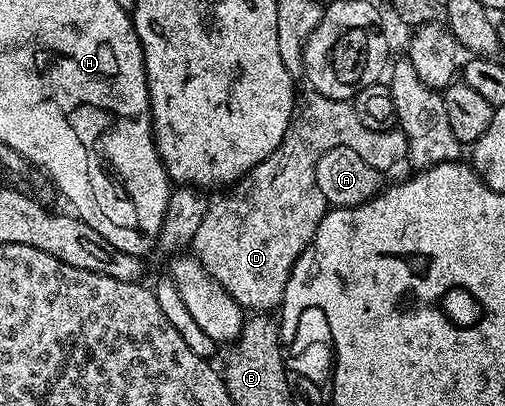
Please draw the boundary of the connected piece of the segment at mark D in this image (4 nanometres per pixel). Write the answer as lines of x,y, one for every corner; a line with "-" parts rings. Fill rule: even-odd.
314,91
306,92
298,94
295,109
291,112
291,122
277,151
273,151
273,155
257,163
257,167
234,182
227,191
231,193
225,194
220,201
212,200
208,204
205,219
189,242
190,252
199,260
201,267
205,267
207,274
221,283
225,291
229,291
229,295
244,311
275,311
282,306
285,283
289,283
289,275
297,259
313,239
329,208
315,178
317,159
321,159
325,151
333,151
333,147
349,147
357,151
357,155
361,155
369,167
380,171
388,171
407,157
407,136
402,129
396,127
385,131
369,131
369,127
364,127
357,120
354,104
329,99

